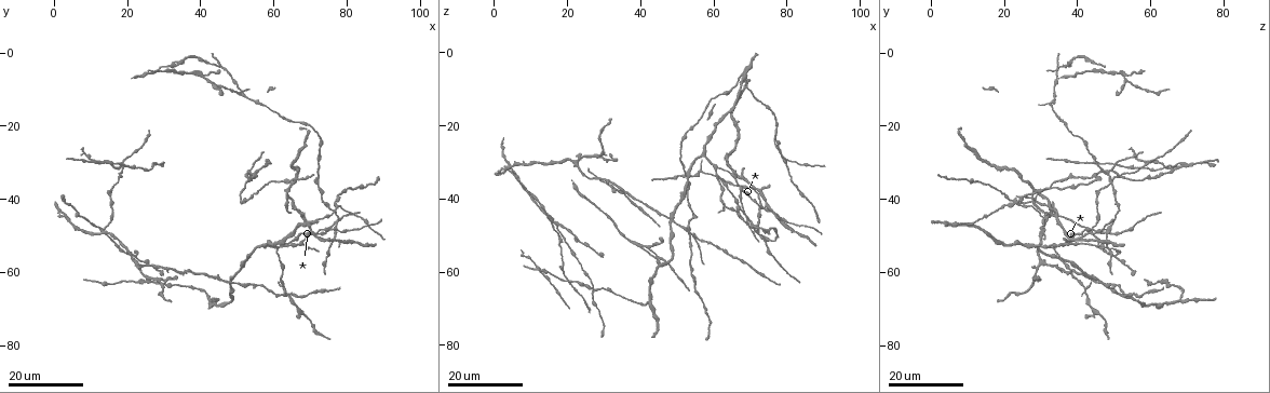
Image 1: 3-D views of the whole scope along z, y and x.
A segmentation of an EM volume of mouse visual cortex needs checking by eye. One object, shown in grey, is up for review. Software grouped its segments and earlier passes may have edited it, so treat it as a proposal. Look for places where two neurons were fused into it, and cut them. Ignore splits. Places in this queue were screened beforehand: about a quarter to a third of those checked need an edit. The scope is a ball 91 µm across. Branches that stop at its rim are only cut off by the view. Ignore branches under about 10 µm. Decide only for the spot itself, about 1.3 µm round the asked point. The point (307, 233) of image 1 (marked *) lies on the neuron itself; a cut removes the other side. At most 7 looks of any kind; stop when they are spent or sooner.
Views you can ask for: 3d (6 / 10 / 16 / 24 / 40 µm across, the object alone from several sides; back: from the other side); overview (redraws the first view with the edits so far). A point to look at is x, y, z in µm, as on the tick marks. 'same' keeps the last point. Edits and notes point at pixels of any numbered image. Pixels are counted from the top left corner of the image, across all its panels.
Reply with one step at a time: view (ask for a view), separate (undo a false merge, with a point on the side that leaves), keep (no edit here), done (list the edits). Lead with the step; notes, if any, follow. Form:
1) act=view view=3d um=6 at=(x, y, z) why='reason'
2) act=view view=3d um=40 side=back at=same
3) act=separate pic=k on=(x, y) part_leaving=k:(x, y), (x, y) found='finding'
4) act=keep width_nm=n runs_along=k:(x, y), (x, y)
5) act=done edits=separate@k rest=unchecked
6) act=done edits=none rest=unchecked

act=view view=3d um=16 at=(76.0, 41.0, 23.5) why='small branch off a trunk'

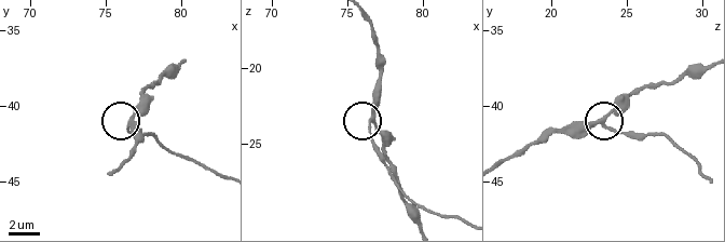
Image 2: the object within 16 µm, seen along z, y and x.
act=view view=3d um=10 at=(76.8, 41.0, 23.6) why='closer look'

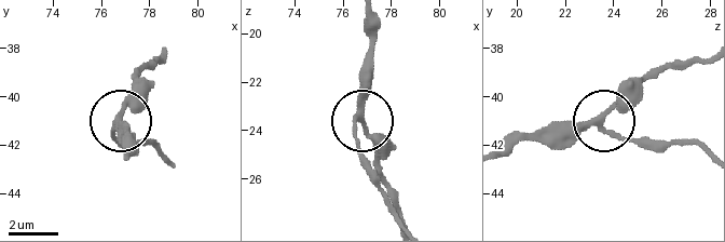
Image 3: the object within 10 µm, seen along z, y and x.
act=keep arms=3 runs_along=3:(501, 156), (531, 135), (575, 135), (600, 122), (653, 145) found='one neuron here'

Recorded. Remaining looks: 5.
act=view view=3d um=16 at=(57.0, 52.0, 27.5) why='arms part here'

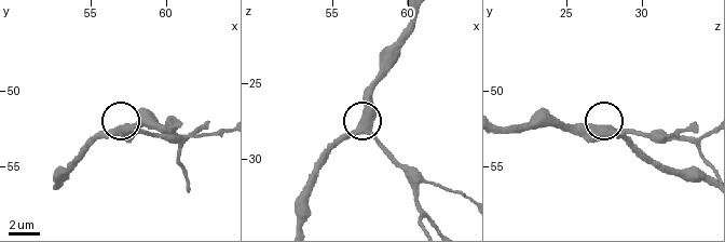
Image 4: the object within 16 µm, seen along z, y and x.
act=view view=3d um=10 at=(57.0, 52.6, 27.6) why='closer look'

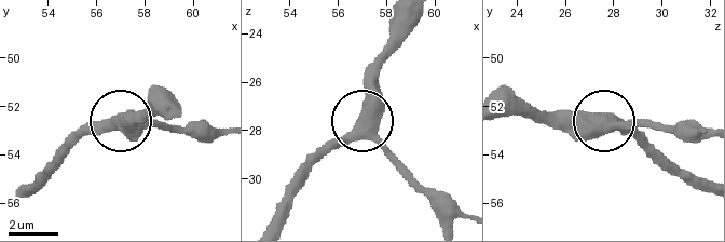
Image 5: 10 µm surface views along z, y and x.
act=view view=3d um=10 side=back at=(56.9, 52.4, 27.6)

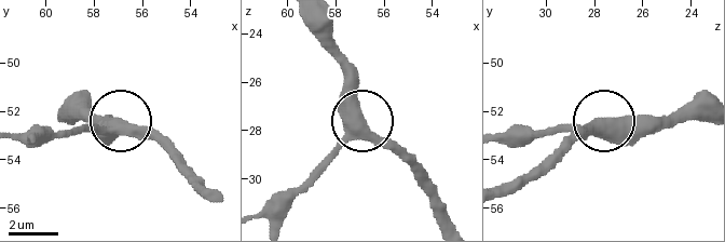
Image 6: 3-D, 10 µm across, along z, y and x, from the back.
act=keep arms=3 runs_along=6:(259, 216), (277, 205), (361, 119), (357, 76), (347, 58) found='all the same neuron'

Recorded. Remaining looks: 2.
act=view view=3d um=16 at=(57.0, 14.5, 32.0) why='side arm on a straight run'

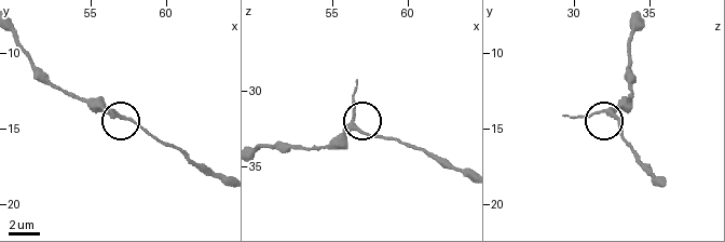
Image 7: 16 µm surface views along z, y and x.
act=view view=3d um=6 at=(56.4, 13.8, 32.0)

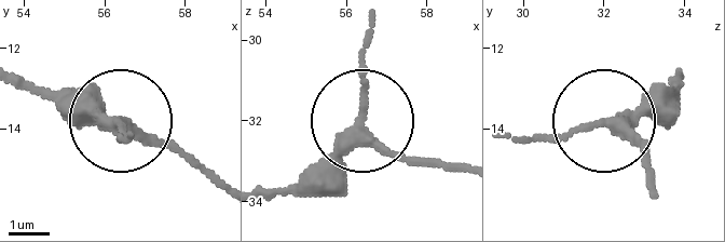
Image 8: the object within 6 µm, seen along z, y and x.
act=keep arms=3 runs_along=8:(462, 166), (390, 153), (363, 125), (369, 23) found='all the same neuron'

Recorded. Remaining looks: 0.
act=done edits=none rest=unchecked

